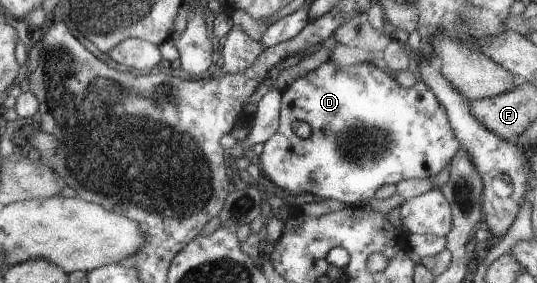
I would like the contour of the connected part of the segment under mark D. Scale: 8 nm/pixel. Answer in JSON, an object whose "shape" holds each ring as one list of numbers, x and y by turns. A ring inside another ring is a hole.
{"shape":[[327,58,322,59,317,69,296,78,280,93,280,97,279,127,264,143,258,157,260,170,270,181,293,195,312,193,324,200,341,201,349,208,349,205,356,206,371,198,382,185,437,175,461,147,443,106,429,86,416,81,408,88,401,87,391,73,382,71,373,63,341,67],[293,121,305,121,311,128,309,137,295,136,291,131]]}

